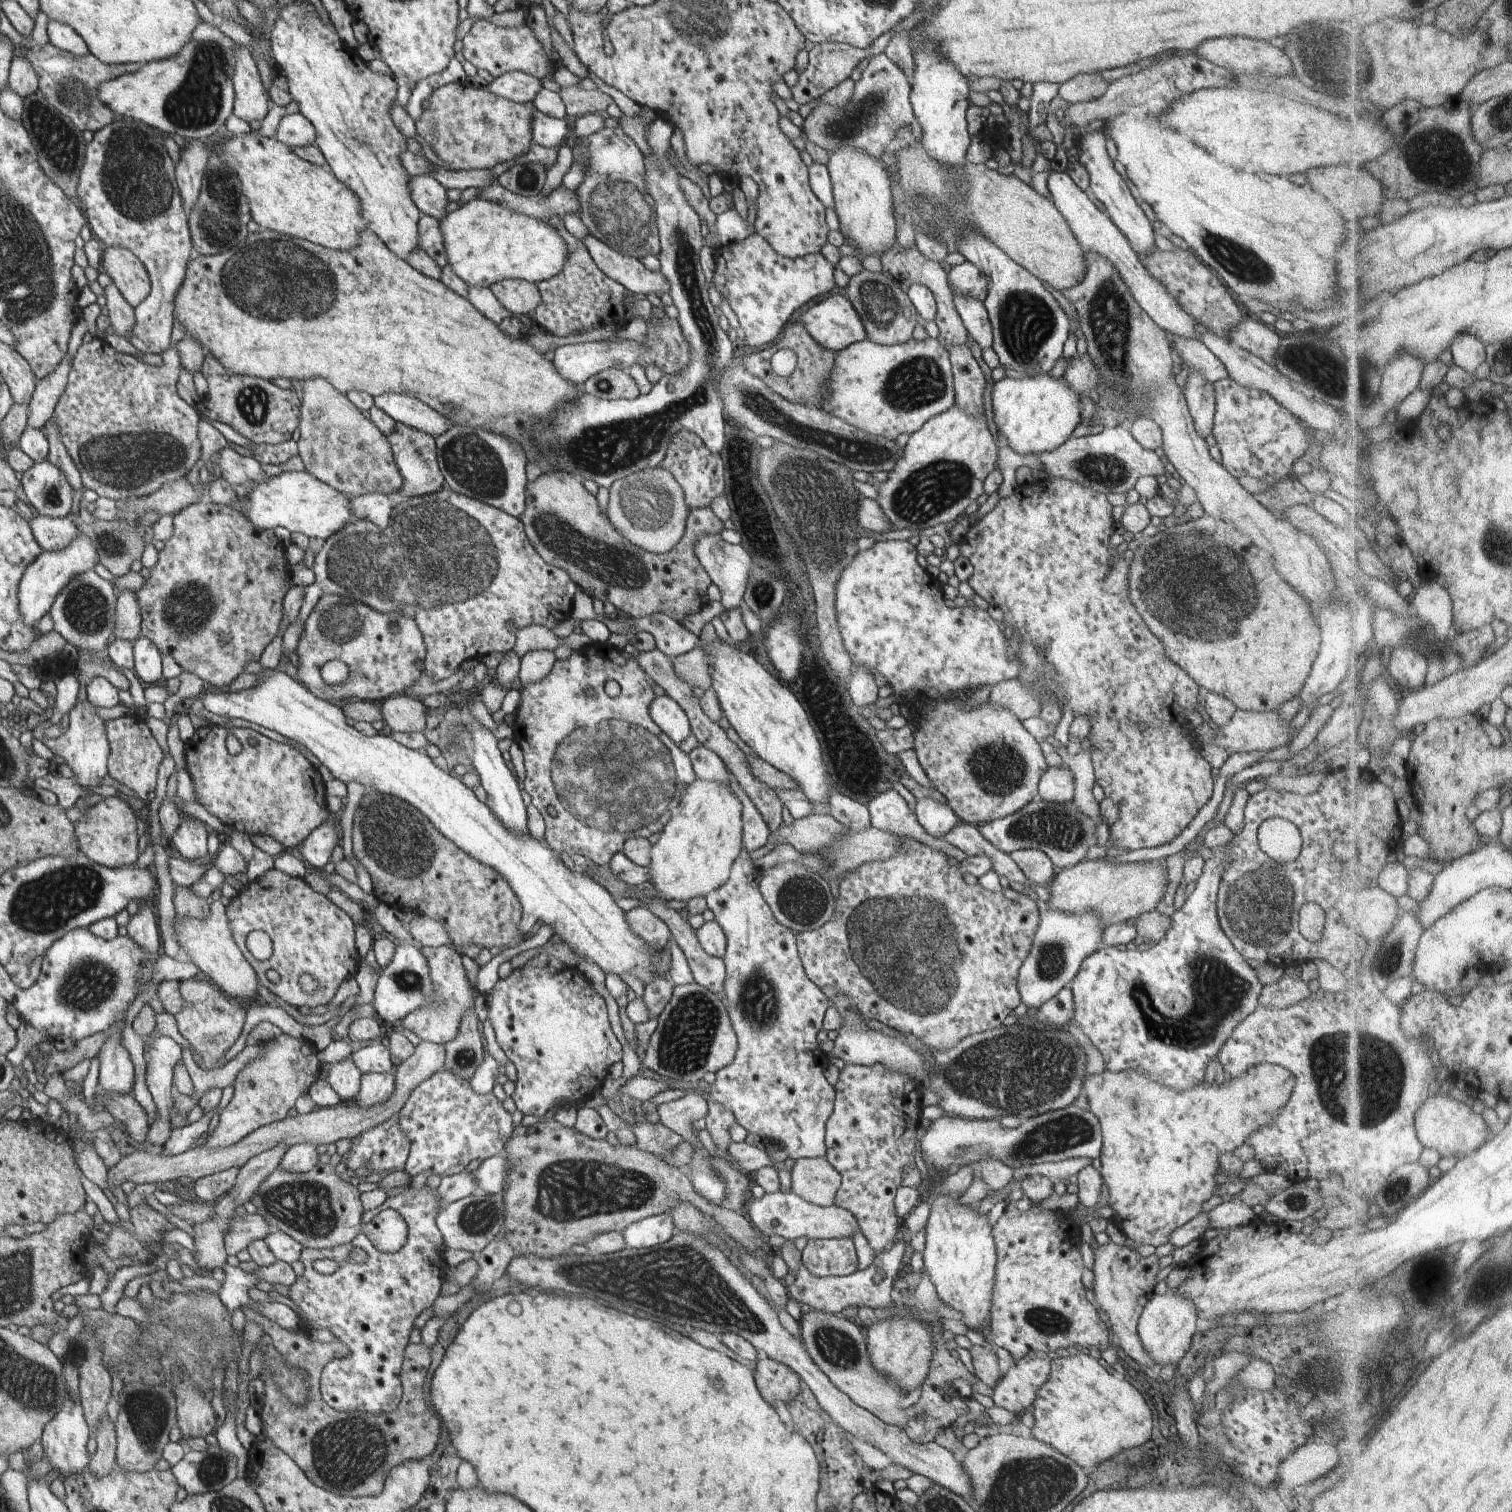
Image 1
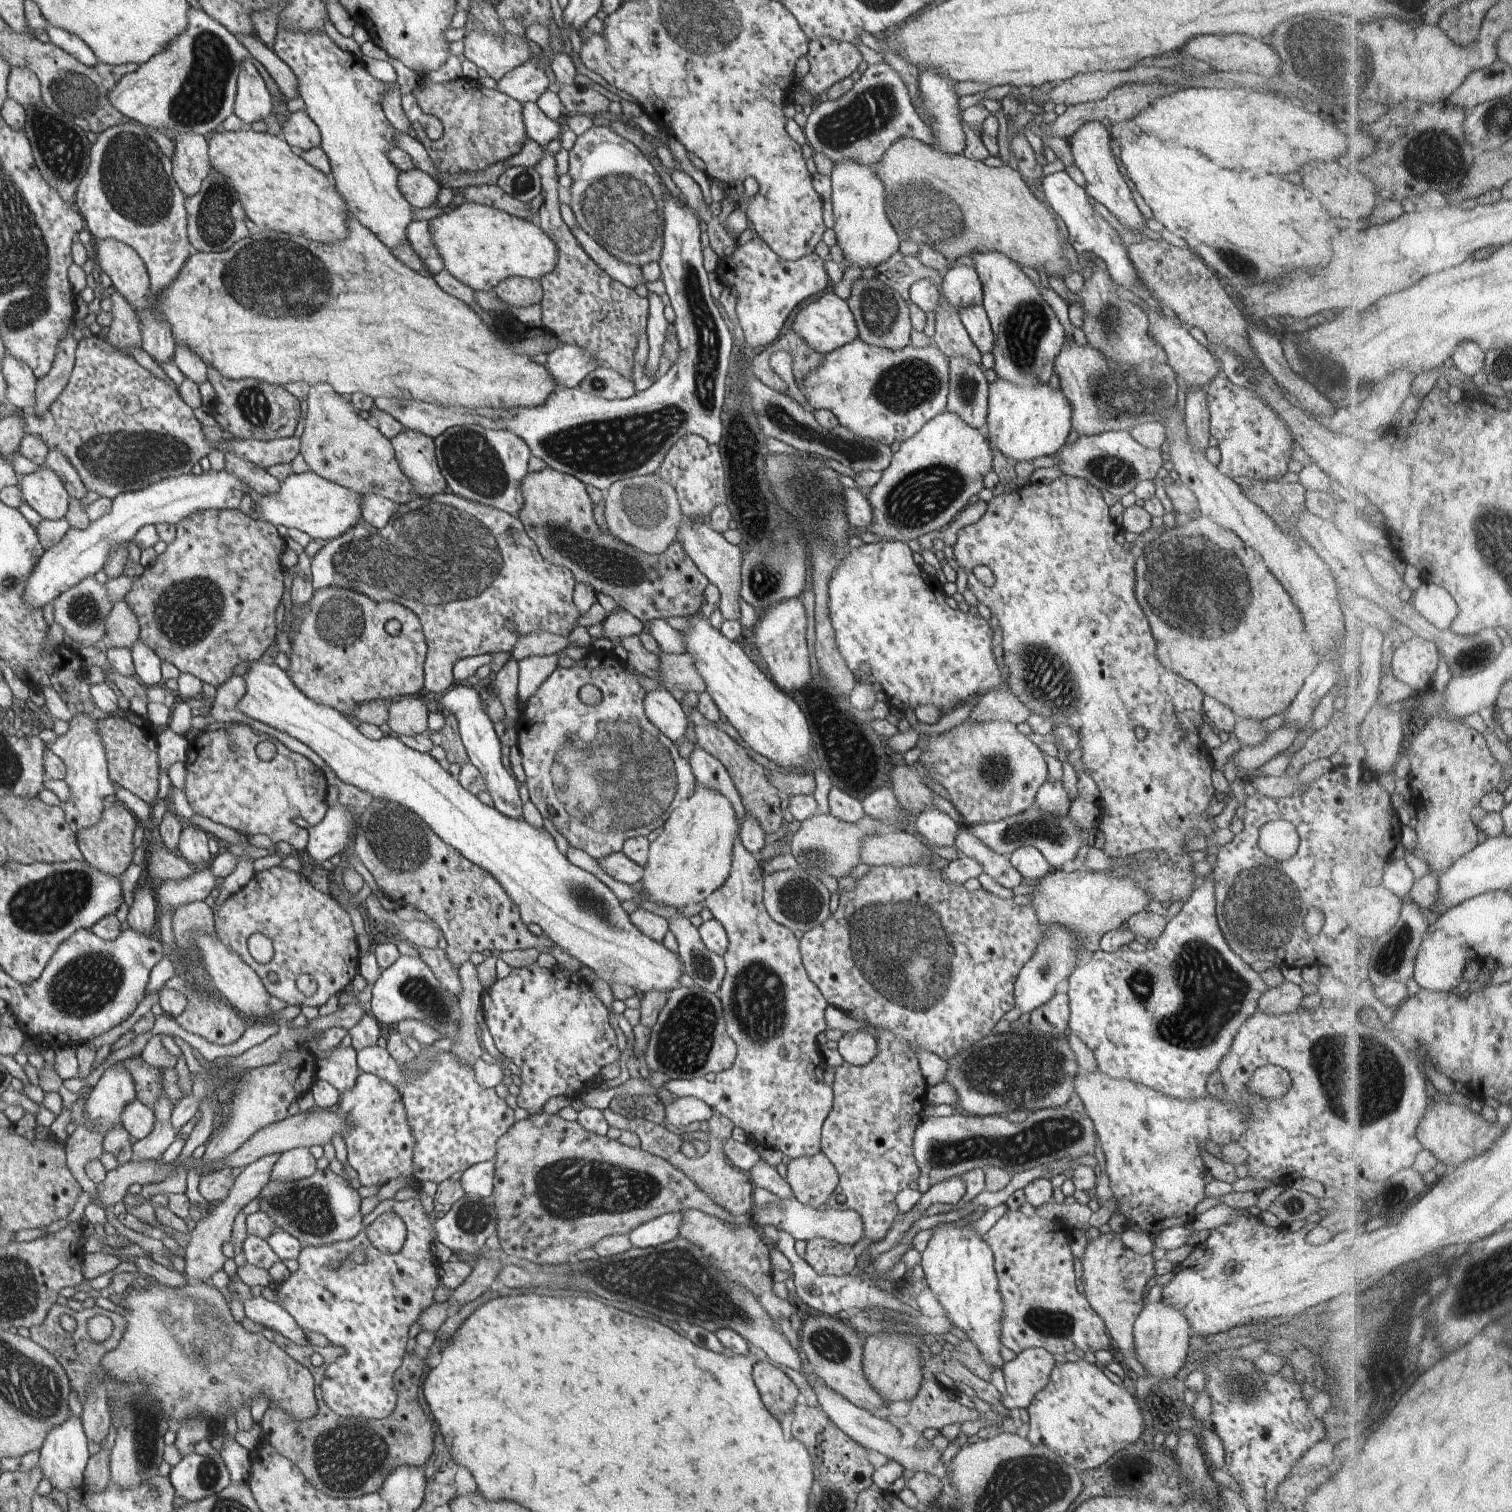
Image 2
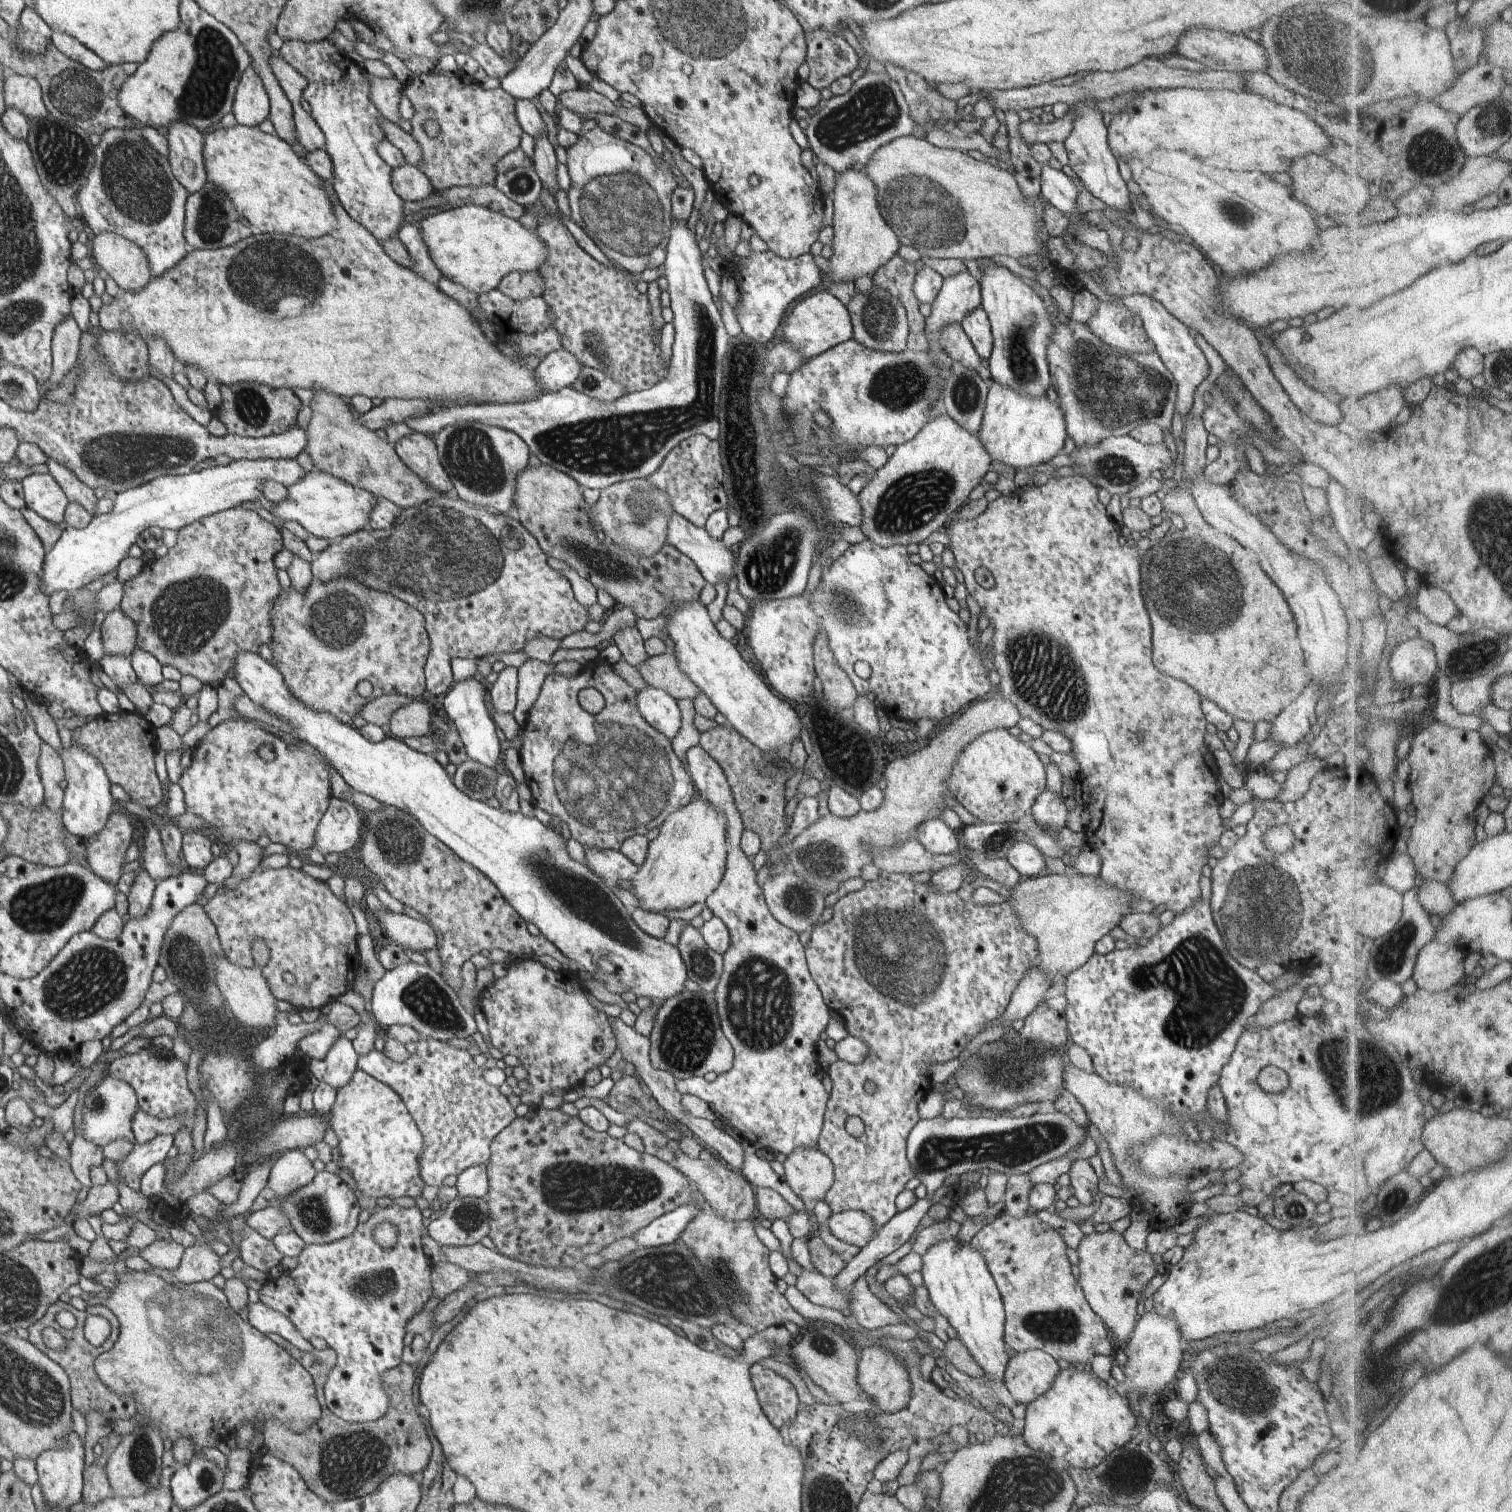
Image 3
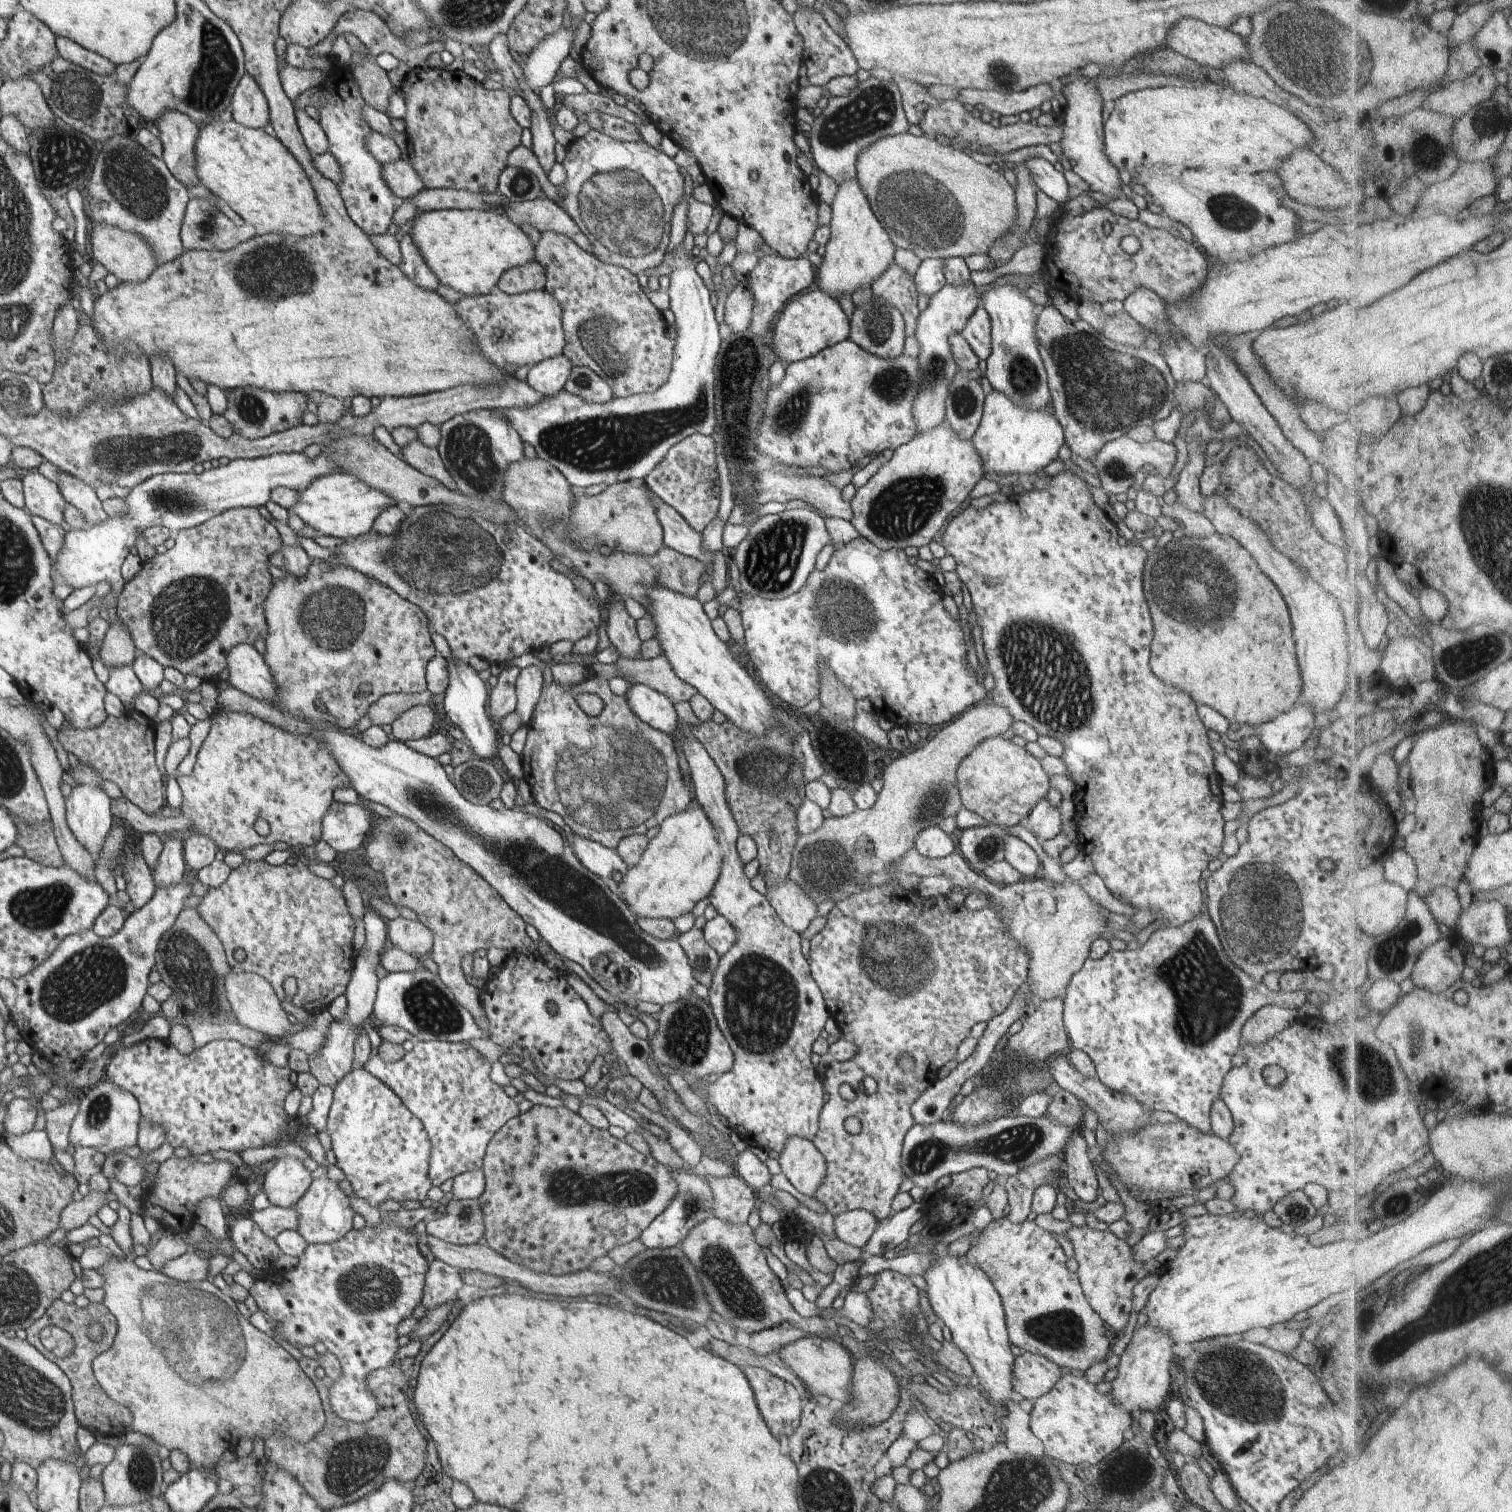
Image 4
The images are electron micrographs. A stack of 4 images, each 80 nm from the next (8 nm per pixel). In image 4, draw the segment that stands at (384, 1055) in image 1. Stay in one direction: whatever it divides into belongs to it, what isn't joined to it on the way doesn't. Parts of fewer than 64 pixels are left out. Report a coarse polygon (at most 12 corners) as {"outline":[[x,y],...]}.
{"outline":[[470,1044],[364,1064],[434,1136],[434,1187],[521,1114]]}

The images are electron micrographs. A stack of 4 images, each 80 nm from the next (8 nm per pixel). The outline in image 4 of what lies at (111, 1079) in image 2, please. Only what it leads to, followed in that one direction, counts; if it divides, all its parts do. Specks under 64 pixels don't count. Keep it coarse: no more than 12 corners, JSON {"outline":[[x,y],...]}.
{"outline":[[104,1077],[80,1094],[74,1147],[137,1146],[139,1103]]}

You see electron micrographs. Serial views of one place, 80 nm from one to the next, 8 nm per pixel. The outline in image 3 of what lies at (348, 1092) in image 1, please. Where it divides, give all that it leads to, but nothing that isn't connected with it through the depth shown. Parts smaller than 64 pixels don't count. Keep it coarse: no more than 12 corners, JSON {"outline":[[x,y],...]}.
{"outline":[[344,1033],[310,1075],[338,1090],[350,1083],[358,1054]]}

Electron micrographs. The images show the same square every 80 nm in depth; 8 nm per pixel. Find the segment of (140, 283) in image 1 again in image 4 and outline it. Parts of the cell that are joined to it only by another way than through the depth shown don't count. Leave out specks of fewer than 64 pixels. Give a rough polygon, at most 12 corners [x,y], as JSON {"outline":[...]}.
{"outline":[[90,223],[90,261],[144,282],[158,260],[142,236]]}

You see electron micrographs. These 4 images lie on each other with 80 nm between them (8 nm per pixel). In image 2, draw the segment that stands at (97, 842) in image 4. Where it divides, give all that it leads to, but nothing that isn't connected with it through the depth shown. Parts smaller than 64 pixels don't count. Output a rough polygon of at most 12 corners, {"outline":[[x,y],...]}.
{"outline":[[90,714],[45,746],[66,766],[61,802],[74,832],[94,826],[115,794]]}

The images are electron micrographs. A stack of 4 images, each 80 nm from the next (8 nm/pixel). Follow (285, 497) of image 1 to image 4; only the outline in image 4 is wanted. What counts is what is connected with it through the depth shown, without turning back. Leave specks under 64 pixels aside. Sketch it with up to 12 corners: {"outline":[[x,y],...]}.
{"outline":[[335,472],[298,490],[294,512],[322,536],[372,531],[394,500]]}

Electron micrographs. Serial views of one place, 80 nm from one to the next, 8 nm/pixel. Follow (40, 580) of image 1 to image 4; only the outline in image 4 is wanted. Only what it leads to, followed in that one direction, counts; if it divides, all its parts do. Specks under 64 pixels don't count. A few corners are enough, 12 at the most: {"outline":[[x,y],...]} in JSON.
{"outline":[[330,454],[235,459],[154,475],[124,514],[66,532],[54,576],[107,581],[148,527],[185,531],[335,471]]}

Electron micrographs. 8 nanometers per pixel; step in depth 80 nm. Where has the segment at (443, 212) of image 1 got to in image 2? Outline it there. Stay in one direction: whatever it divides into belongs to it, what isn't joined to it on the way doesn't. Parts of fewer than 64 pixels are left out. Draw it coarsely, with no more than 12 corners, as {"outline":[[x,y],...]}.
{"outline":[[418,168],[401,173],[414,209],[434,206],[442,188]]}

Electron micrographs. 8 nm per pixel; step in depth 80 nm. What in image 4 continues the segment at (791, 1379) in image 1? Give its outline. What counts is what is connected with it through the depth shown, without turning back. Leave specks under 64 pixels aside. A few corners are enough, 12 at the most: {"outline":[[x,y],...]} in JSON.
{"outline":[[764,1368],[743,1372],[757,1408],[776,1438],[800,1424],[794,1386]]}

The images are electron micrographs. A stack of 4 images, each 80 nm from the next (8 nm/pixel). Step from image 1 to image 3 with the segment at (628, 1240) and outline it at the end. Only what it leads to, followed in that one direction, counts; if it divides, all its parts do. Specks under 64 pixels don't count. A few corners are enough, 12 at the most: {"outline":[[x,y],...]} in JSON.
{"outline":[[682,1204],[634,1232],[639,1247],[667,1246],[702,1210]]}

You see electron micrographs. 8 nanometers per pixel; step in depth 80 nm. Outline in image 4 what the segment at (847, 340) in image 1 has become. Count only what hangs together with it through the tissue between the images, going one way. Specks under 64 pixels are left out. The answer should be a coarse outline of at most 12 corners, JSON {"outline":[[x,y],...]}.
{"outline":[[822,290],[784,306],[774,353],[785,366],[849,339],[851,322]]}

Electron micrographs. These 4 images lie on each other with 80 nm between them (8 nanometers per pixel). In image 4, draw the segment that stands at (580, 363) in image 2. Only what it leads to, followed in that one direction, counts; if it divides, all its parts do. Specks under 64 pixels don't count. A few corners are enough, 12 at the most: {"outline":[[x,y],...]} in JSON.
{"outline":[[564,356],[537,363],[526,383],[545,396],[563,390],[574,364]]}

